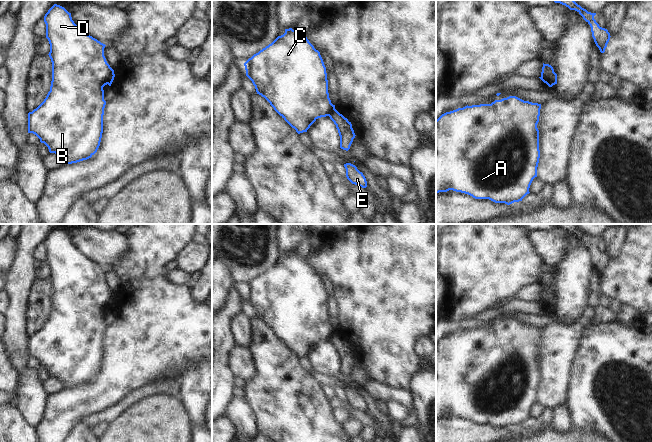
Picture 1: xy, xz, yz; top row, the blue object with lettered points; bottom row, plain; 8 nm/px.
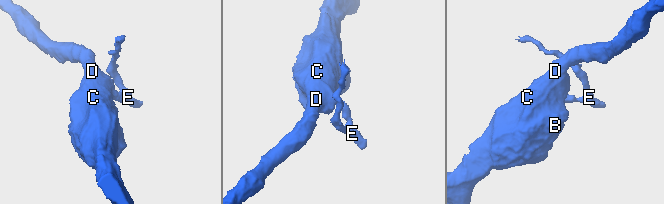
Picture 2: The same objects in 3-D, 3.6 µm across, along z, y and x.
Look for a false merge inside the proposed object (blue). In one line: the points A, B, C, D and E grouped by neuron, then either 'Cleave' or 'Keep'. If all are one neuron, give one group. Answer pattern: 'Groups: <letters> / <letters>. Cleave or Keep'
Groups: A B C D / E. Cleave.

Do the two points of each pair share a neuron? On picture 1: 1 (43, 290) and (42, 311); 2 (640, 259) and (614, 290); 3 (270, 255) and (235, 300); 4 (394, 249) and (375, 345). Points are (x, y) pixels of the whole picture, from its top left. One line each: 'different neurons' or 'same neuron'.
1: same neuron
2: same neuron
3: different neurons
4: same neuron

